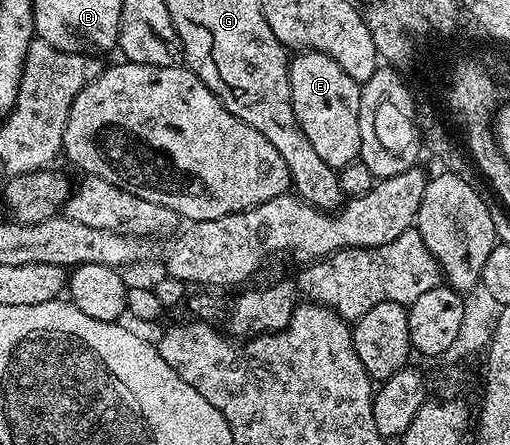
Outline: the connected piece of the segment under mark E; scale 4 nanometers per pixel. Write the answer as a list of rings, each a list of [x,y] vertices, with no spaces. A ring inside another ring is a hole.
[[[317,51],[297,54],[288,64],[288,80],[292,86],[292,108],[300,128],[306,133],[314,153],[334,168],[357,162],[360,154],[358,105],[361,84],[350,78],[330,57]]]

